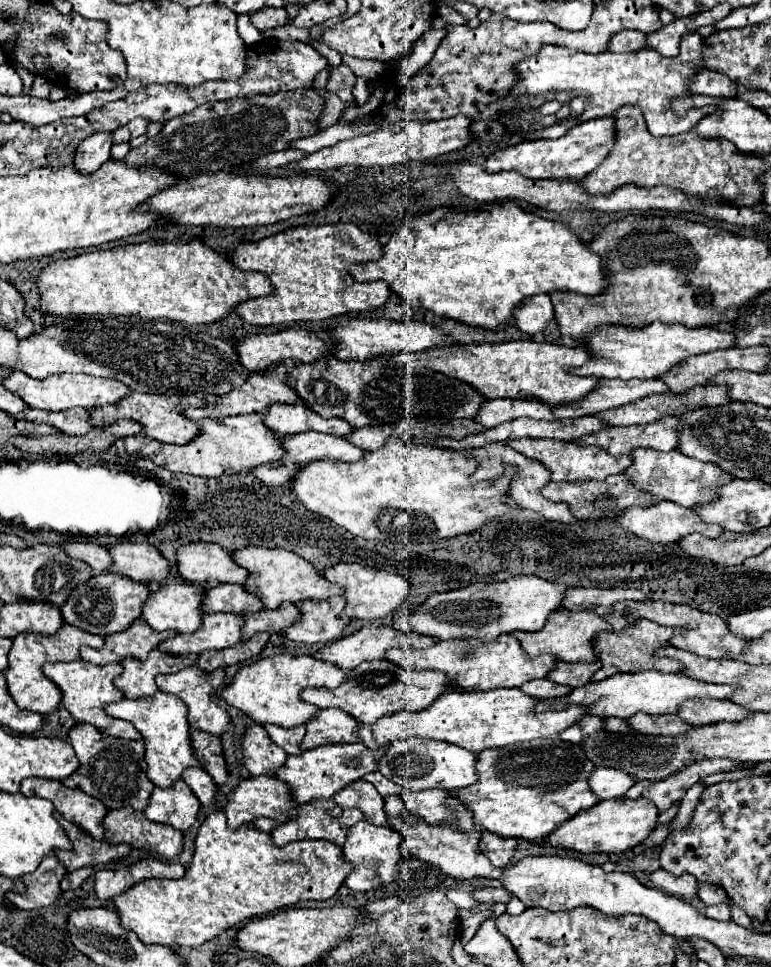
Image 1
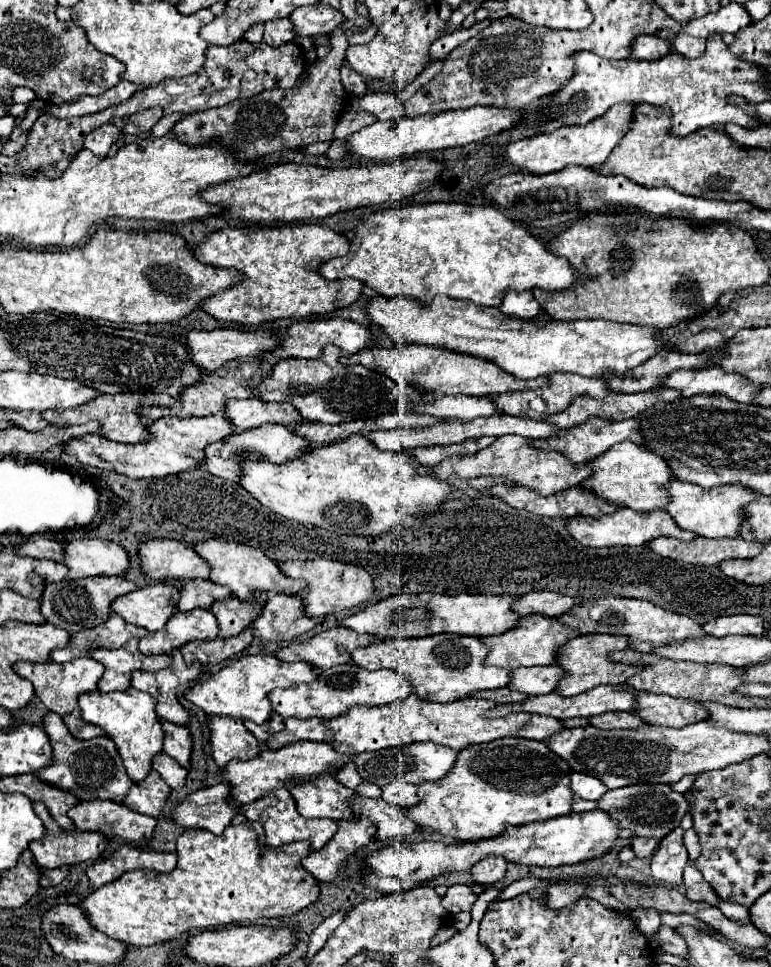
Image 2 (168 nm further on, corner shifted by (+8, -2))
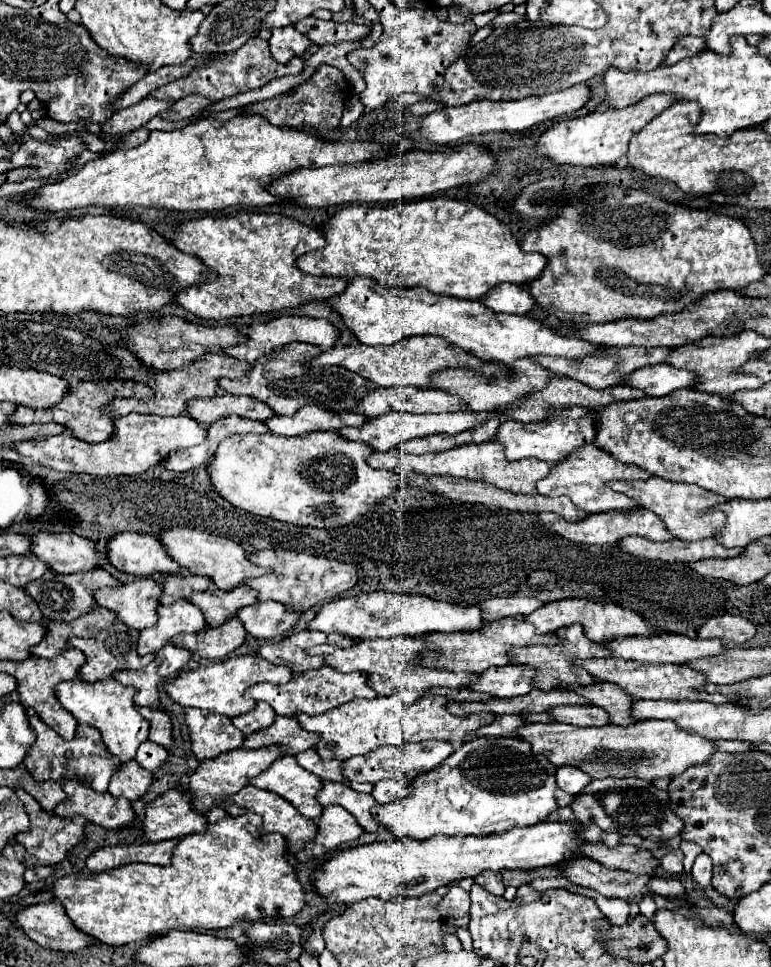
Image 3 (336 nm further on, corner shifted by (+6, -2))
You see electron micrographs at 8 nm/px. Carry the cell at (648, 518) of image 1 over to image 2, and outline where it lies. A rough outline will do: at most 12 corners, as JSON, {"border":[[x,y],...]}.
{"border":[[617,509],[569,517],[585,547],[645,545],[663,535],[691,541],[667,511]]}

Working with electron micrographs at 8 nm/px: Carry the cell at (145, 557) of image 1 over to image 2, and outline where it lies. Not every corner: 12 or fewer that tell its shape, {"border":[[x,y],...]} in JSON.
{"border":[[95,537],[65,543],[69,579],[123,575],[121,545]]}

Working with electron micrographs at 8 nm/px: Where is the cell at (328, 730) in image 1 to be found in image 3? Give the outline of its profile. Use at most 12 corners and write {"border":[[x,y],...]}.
{"border":[[277,715],[271,727],[249,735],[243,747],[285,747],[297,755],[315,747],[319,735],[295,717]]}

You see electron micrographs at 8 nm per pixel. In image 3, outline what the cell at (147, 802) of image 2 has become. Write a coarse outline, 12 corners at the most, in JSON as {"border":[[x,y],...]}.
{"border":[[123,763],[109,793],[137,801],[149,791],[153,773]]}

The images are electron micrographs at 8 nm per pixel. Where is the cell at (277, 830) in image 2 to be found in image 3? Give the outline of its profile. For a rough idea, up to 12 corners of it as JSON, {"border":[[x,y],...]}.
{"border":[[249,785],[221,803],[231,817],[257,813],[263,833],[291,853],[315,839],[315,821],[283,797]]}

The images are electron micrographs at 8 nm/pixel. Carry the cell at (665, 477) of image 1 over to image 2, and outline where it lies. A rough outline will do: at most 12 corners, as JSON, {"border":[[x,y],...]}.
{"border":[[617,443],[577,487],[635,511],[663,509],[673,473],[657,453]]}

